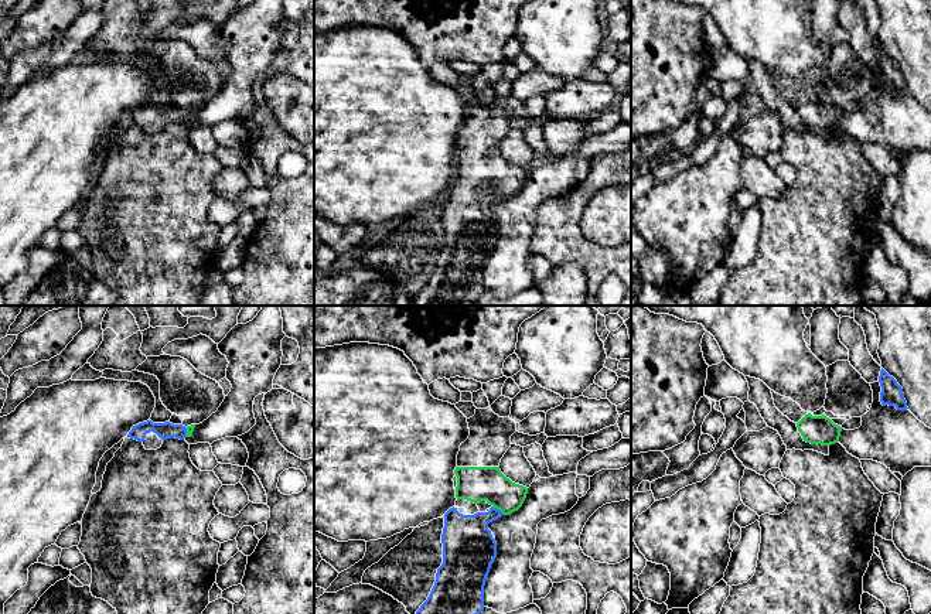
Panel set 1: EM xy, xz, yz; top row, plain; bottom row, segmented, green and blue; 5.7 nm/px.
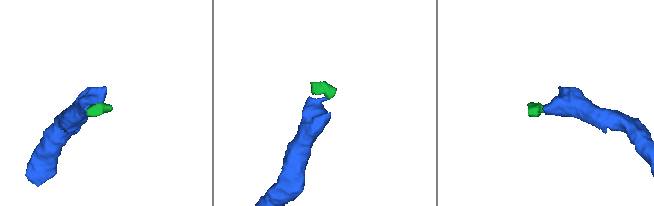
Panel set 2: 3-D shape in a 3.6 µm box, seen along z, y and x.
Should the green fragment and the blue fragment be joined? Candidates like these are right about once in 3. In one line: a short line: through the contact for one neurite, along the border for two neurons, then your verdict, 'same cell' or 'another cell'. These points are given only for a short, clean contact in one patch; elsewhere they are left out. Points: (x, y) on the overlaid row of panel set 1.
line xz (476, 484), (498, 508), (466, 538); same cell

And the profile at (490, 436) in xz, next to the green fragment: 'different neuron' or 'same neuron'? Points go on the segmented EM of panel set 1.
same neuron

